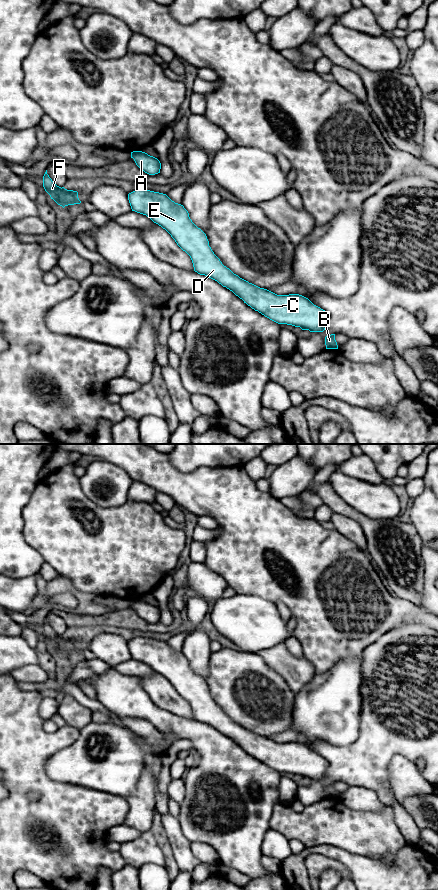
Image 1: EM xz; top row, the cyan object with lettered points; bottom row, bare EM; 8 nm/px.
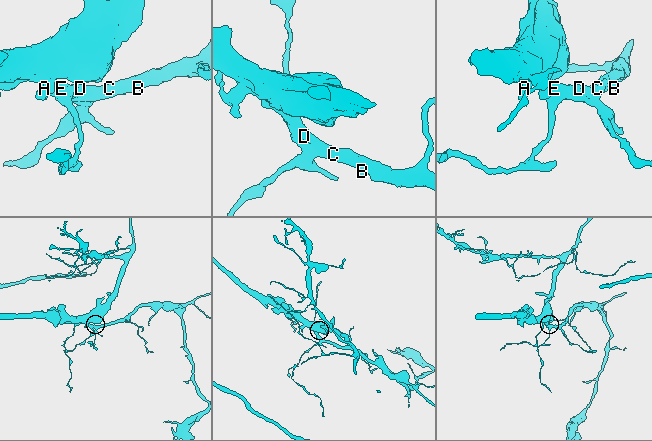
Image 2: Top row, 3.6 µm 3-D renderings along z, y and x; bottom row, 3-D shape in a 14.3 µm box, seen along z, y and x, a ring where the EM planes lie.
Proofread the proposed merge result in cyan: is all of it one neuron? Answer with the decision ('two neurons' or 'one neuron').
one neuron

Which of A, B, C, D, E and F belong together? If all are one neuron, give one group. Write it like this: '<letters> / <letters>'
A B C D E F

